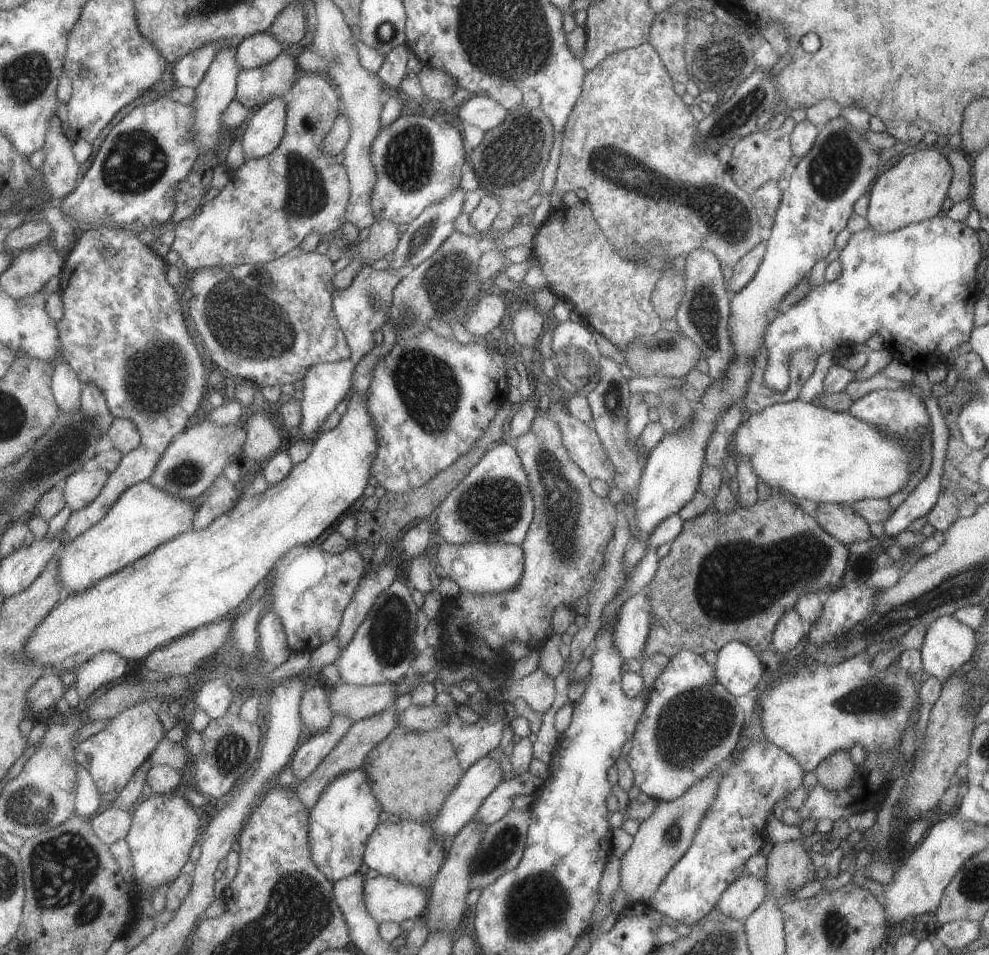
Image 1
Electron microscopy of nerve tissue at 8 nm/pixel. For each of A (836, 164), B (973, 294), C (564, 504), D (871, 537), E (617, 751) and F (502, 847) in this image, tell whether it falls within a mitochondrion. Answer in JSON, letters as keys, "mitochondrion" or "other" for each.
{"A":"mitochondrion","B":"other","C":"mitochondrion","D":"other","E":"other","F":"mitochondrion"}

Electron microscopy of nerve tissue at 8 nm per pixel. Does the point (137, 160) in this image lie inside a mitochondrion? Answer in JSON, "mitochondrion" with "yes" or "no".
{"mitochondrion":"yes"}

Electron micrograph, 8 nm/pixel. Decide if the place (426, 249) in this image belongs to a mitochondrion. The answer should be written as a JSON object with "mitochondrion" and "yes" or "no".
{"mitochondrion":"yes"}

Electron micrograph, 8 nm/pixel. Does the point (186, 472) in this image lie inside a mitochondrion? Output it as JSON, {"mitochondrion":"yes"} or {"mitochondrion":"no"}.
{"mitochondrion":"yes"}

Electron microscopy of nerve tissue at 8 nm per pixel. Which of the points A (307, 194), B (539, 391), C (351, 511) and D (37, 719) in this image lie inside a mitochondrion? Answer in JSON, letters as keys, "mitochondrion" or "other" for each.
{"A":"mitochondrion","B":"other","C":"other","D":"other"}

